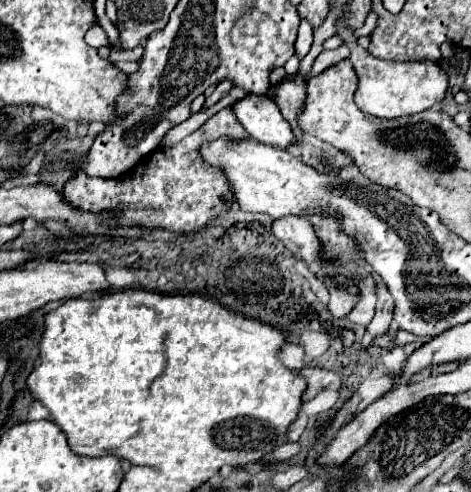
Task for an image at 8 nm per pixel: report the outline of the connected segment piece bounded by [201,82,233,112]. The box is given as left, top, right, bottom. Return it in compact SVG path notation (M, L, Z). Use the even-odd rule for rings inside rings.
M219 82L219 84L217 84L217 88L213 90L213 94L211 94L211 96L207 96L207 100L205 100L205 104L203 104L203 108L201 108L201 110L205 112L205 110L207 110L207 108L211 108L213 104L217 104L217 102L219 102L219 100L221 100L221 98L231 90L231 88L233 88L233 84L231 84L231 82Z

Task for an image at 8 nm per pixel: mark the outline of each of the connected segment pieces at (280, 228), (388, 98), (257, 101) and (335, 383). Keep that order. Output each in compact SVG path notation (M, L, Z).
M283 216L273 220L273 234L295 254L309 262L311 272L317 278L323 278L325 274L333 274L333 270L321 270L319 264L319 250L321 242L317 240L309 220L305 216Z
M343 18L335 24L337 36L343 40L343 46L351 50L349 60L357 72L357 92L355 92L355 104L371 116L379 118L399 118L417 114L423 110L433 108L437 102L445 98L445 92L449 88L447 72L431 60L413 60L413 62L393 62L393 60L381 60L373 56L369 50L361 48L355 36L355 30L345 24Z
M247 94L245 98L233 102L231 110L253 140L277 144L281 148L295 140L291 126L283 120L277 104L267 96Z
M305 366L299 374L307 380L307 388L303 392L303 402L311 400L319 390L325 390L325 388L339 390L339 386L341 386L341 378L335 372L329 372L329 370Z

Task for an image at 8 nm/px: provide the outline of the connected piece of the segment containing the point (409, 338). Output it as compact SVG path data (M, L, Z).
M397 330L397 332L395 332L395 338L393 338L393 344L395 344L395 346L405 346L407 342L413 342L413 340L417 340L417 342L427 342L429 338L419 338L419 336L415 338L415 336L409 334L409 332Z

